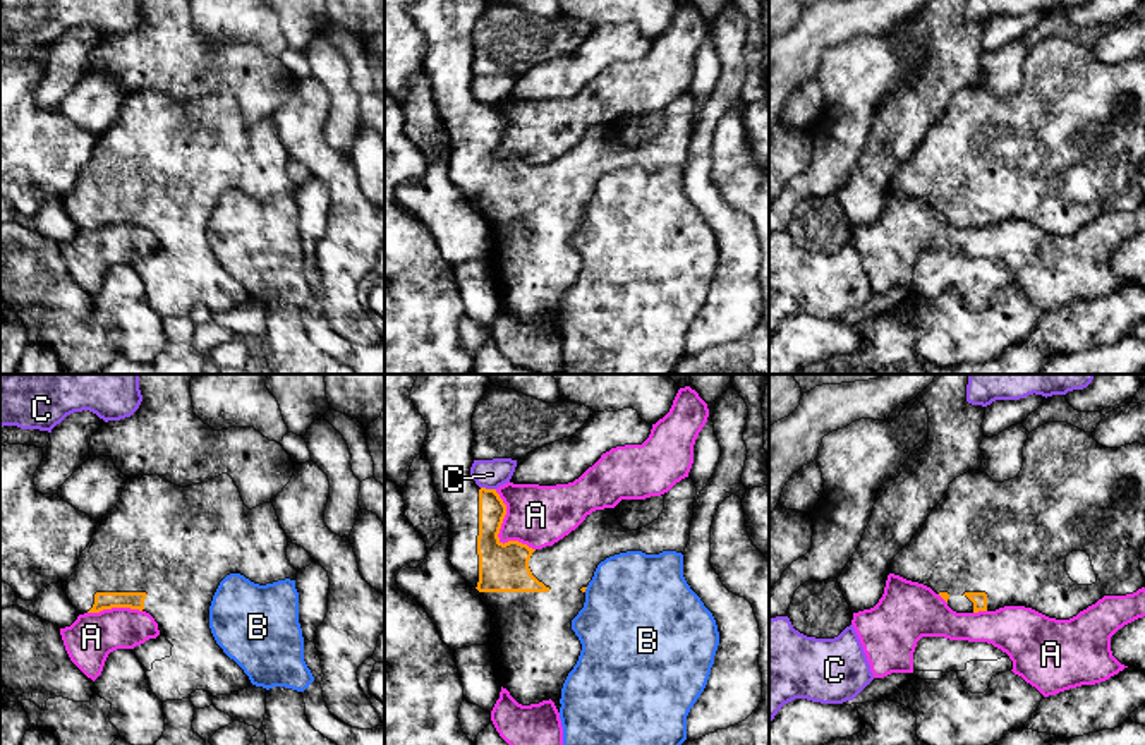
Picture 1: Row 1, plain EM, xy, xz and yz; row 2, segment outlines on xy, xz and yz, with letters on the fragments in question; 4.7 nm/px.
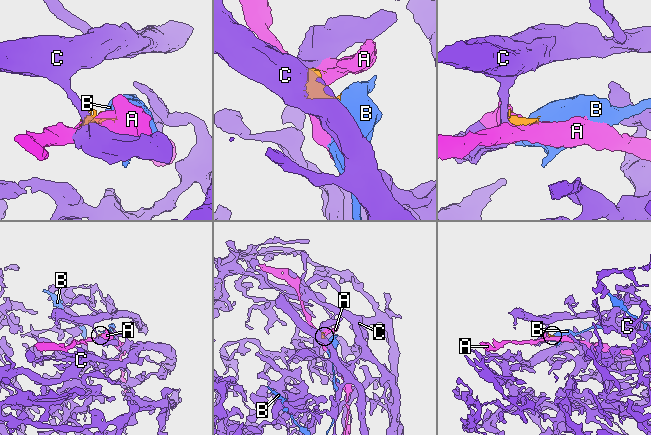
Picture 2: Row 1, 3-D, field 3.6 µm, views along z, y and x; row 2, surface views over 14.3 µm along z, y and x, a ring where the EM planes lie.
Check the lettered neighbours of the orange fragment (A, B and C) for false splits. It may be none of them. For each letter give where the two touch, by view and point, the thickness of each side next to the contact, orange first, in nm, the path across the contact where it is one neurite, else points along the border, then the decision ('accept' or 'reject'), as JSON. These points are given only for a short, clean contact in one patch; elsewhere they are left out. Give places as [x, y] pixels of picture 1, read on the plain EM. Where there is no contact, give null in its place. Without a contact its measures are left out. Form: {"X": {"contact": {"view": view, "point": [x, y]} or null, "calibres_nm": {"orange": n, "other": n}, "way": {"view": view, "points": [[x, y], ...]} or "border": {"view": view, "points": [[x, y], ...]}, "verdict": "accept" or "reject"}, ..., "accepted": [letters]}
{"A": {"contact": {"view": "xz", "point": [498, 148]}, "calibres_nm": {"orange": 220, "other": 280}, "verdict": "reject"}, "B": {"contact": {"view": "xz", "point": [586, 203]}, "calibres_nm": {"orange": 20, "other": 480}, "border": {"view": "xz", "points": [[587, 203], [584, 206]]}, "verdict": "reject"}, "C": {"contact": {"view": "xz", "point": [488, 105]}, "calibres_nm": {"orange": 130, "other": 140}, "border": {"view": "xz", "points": [[481, 102], [495, 105]]}, "verdict": "reject"}, "accepted": []}

